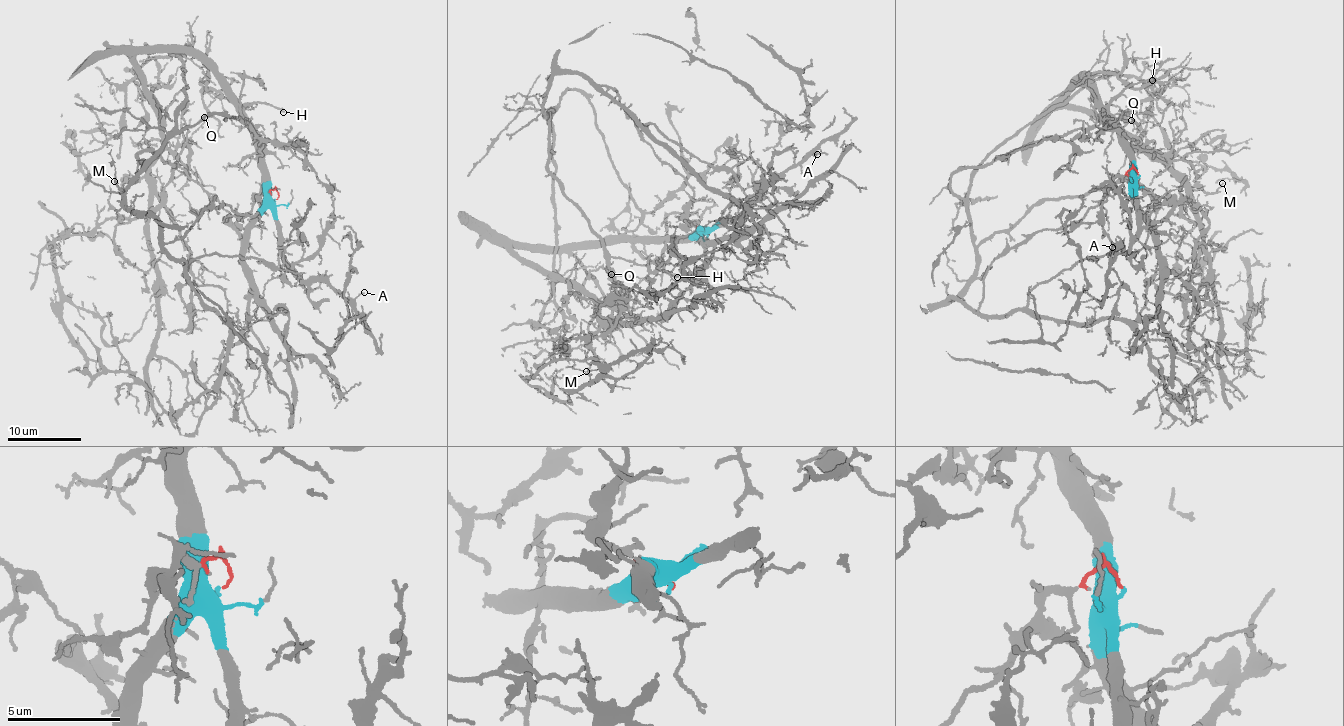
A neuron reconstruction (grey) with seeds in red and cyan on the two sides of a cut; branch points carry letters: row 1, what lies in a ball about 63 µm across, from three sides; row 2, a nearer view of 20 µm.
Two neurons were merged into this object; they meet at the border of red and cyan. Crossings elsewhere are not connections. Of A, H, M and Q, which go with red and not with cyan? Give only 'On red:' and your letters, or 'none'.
On red: Q

